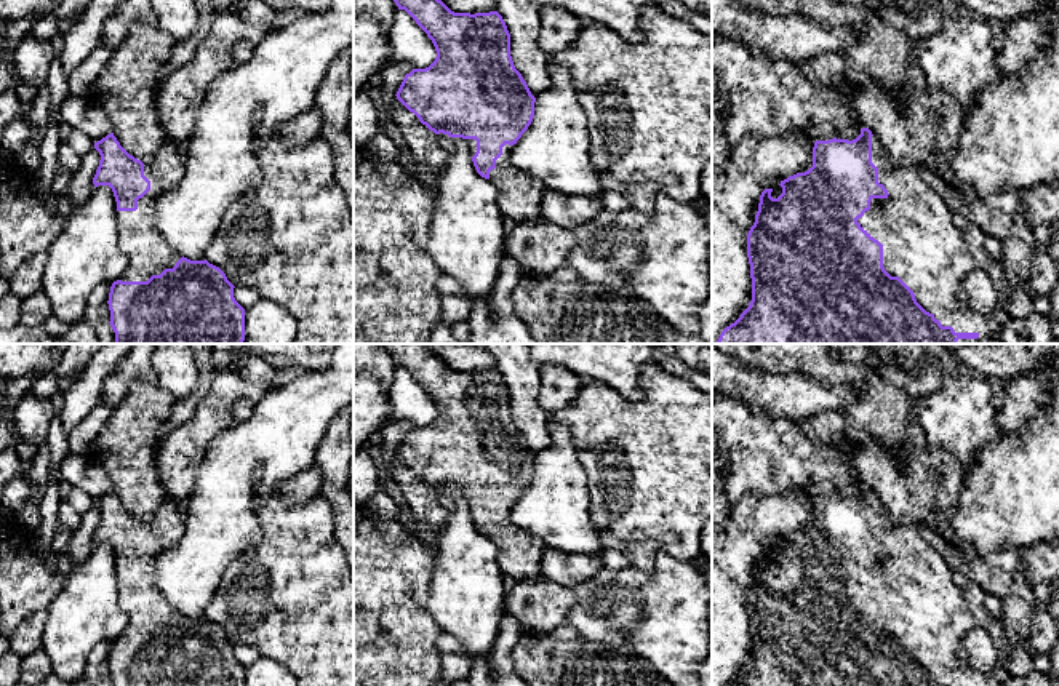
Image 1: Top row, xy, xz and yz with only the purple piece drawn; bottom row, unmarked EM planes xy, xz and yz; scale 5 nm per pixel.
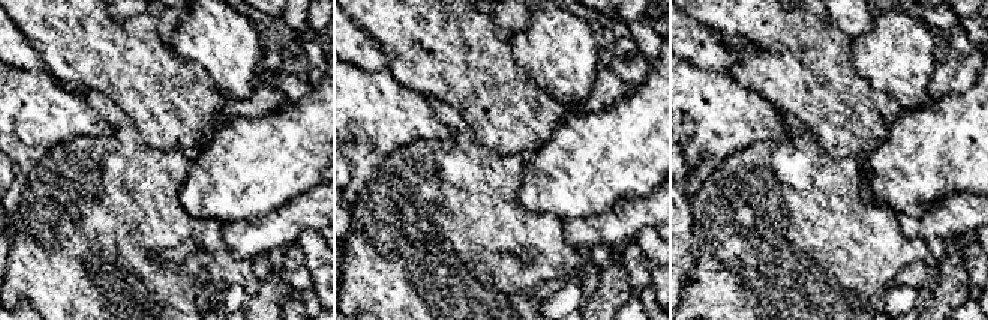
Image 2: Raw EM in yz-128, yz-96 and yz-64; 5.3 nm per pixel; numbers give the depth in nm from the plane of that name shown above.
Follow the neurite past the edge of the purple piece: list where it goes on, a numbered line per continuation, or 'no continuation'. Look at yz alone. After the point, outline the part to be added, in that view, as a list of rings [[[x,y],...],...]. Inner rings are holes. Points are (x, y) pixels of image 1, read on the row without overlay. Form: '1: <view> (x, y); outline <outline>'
1: yz (922, 602); outline [[[875,494],[872,521],[889,553],[872,556],[857,580],[883,603],[885,628],[899,635],[942,684],[1001,686],[1001,678],[958,662],[963,638],[974,628],[989,633],[1001,660],[1011,651],[1003,620],[985,609],[985,587],[960,585],[952,566],[917,526],[891,520]]]

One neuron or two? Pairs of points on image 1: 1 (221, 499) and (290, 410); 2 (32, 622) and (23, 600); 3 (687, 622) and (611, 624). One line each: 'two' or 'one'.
1: one
2: two
3: one

